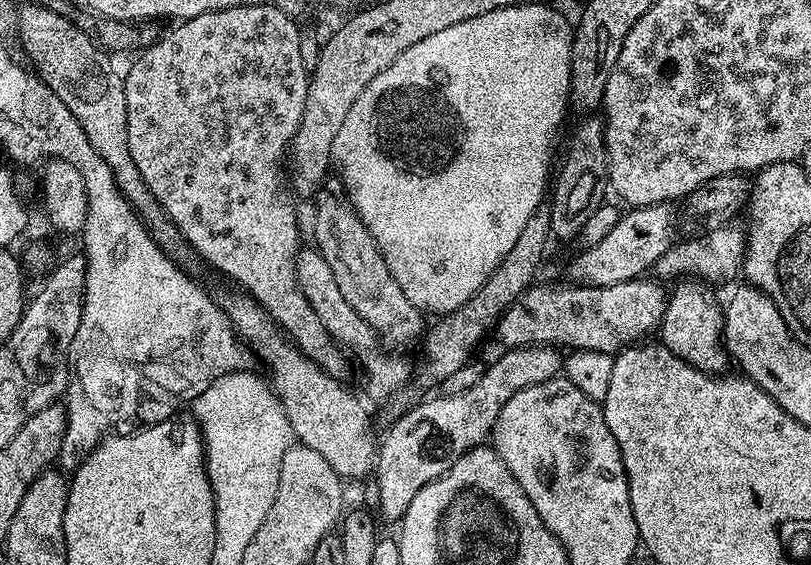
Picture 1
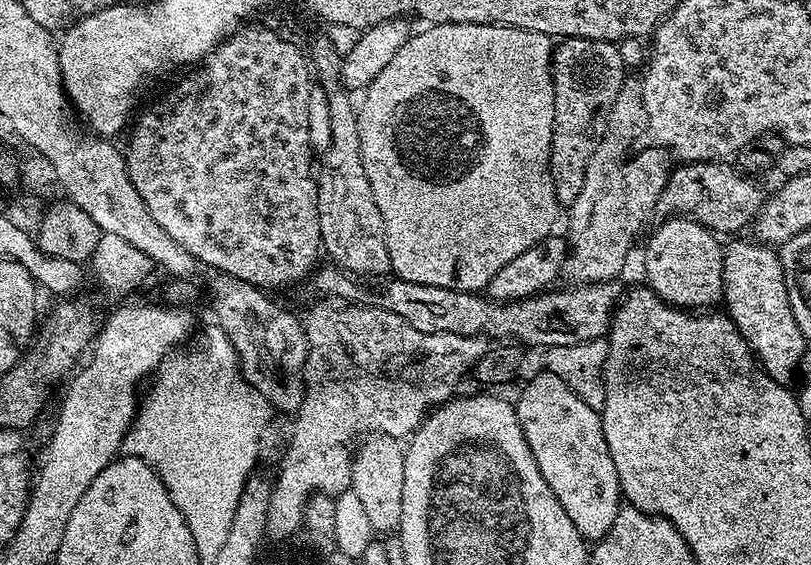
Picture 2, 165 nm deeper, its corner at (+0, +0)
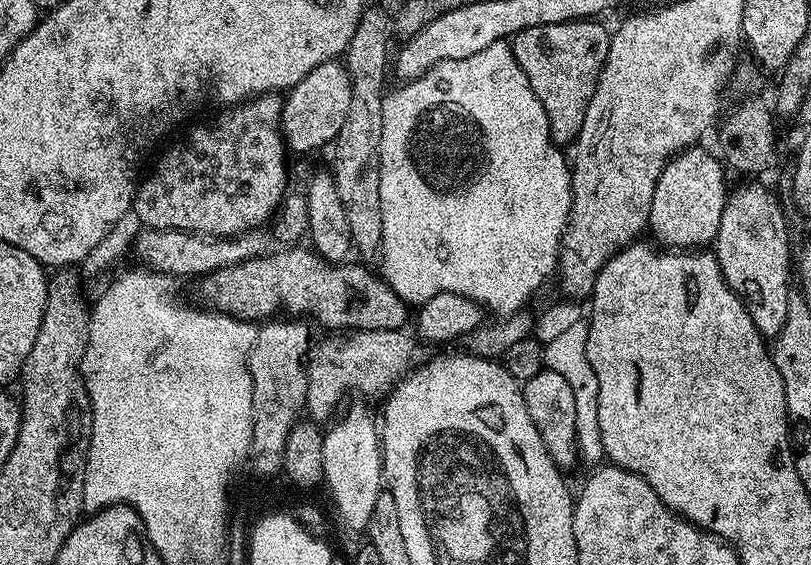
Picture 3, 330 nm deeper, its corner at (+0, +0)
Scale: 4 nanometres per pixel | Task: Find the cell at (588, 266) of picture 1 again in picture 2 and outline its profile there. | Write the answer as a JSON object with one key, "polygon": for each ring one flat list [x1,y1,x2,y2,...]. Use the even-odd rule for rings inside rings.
{"polygon":[[716,160,684,162,676,167,669,171,666,186,656,202,656,212,662,214,661,217,672,218,677,214,683,214,714,233,740,234,743,233,740,231,747,224,749,227,760,213,766,192,752,181,751,175,745,174,740,168]]}

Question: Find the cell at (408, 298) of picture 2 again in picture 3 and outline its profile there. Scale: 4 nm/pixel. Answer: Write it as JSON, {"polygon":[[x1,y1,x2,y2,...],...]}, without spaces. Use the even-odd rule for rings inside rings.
{"polygon":[[290,246,287,248,279,249,273,253,269,253,267,256,257,256,254,259,247,260,244,263,235,264,232,267,224,267,216,272,203,277,200,284,202,284,200,290,203,298,209,303,209,307,212,307,215,311,225,312,228,315,232,315,237,319,245,319,249,322,258,322,261,320,269,319,273,317,277,312,278,308,283,307,292,316,304,316,306,314,312,314,313,318,318,320,322,325,328,328,340,328,336,330,359,330,361,332,369,332,370,330,400,330,405,327,404,323,409,323,410,314,408,318,408,312,410,312,410,305,405,302,402,298,398,298,398,294,394,294,394,290,391,286,385,282,379,275,376,276,371,272,371,267,365,266,363,263,345,262,339,264,332,264,331,262,325,261,321,255,316,253,313,249,306,246]]}

